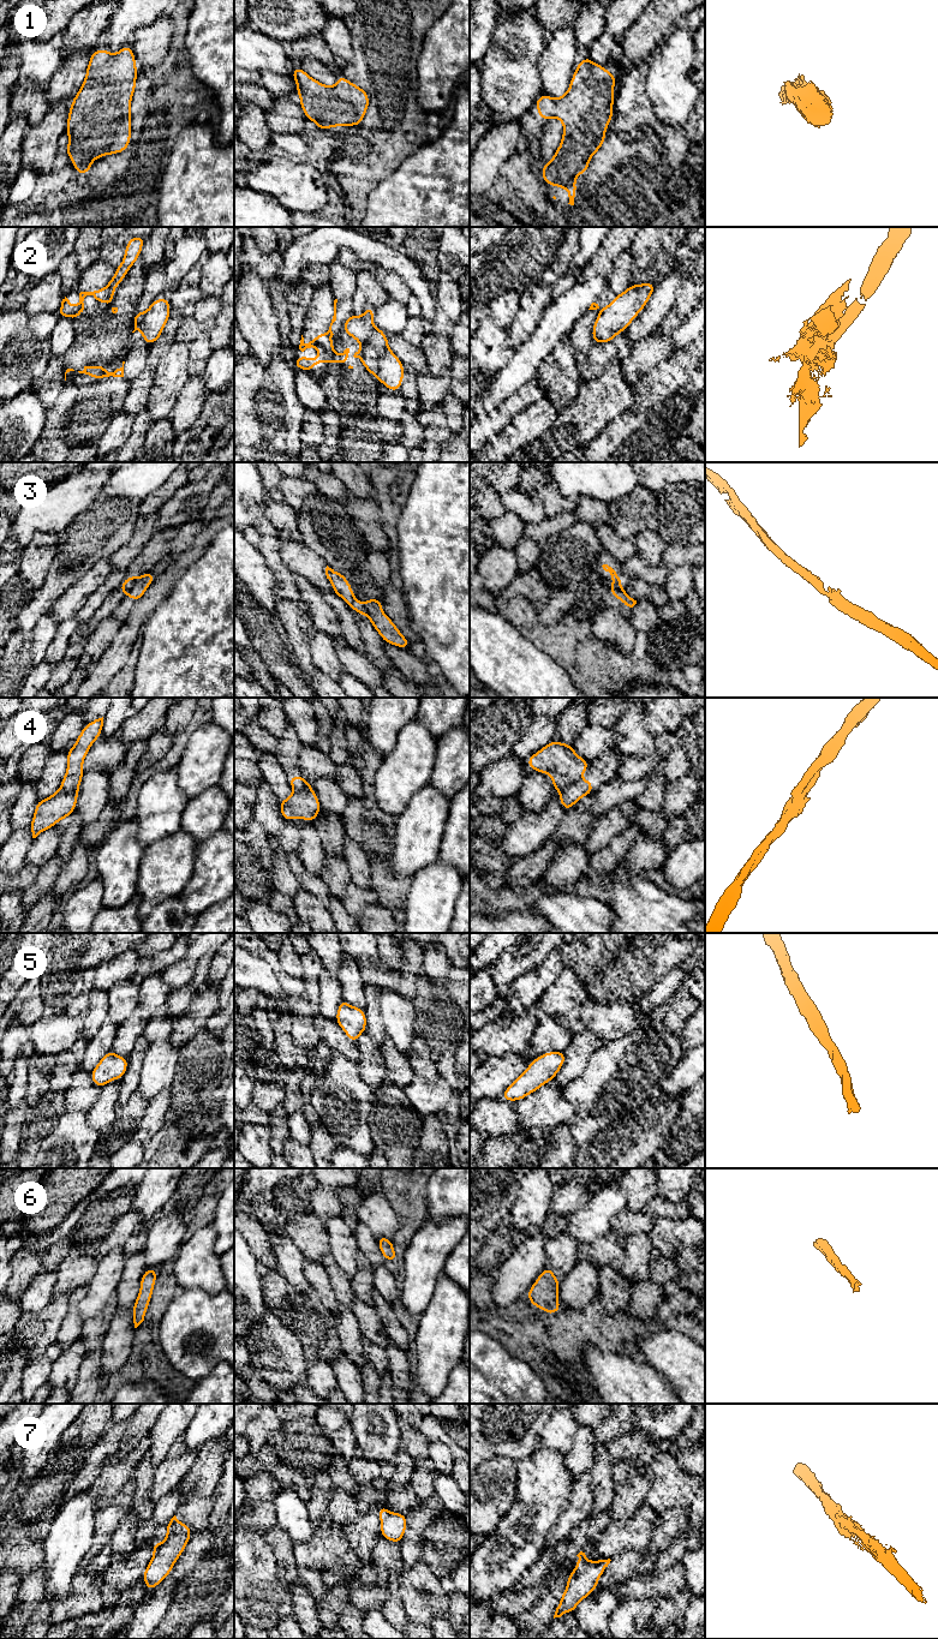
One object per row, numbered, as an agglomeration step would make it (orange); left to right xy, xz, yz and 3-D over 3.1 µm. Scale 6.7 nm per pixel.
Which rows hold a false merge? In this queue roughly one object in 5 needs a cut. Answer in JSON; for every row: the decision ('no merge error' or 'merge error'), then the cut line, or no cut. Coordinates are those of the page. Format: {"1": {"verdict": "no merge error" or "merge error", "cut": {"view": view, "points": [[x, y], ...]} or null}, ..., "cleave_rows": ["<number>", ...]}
{"1": {"verdict": "no merge error", "cut": null}, "2": {"verdict": "no merge error", "cut": null}, "3": {"verdict": "merge error", "cut": {"view": "xy", "points": [[135, 579], [126, 591]]}}, "4": {"verdict": "merge error", "cut": {"view": "yz", "points": [[579, 778], [560, 793]]}}, "5": {"verdict": "no merge error", "cut": null}, "6": {"verdict": "no merge error", "cut": null}, "7": {"verdict": "no merge error", "cut": null}, "cleave_rows": ["3", "4"]}

